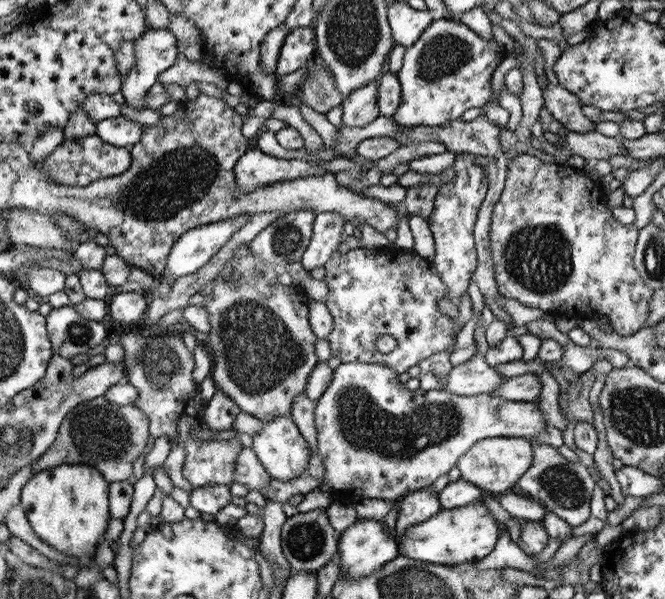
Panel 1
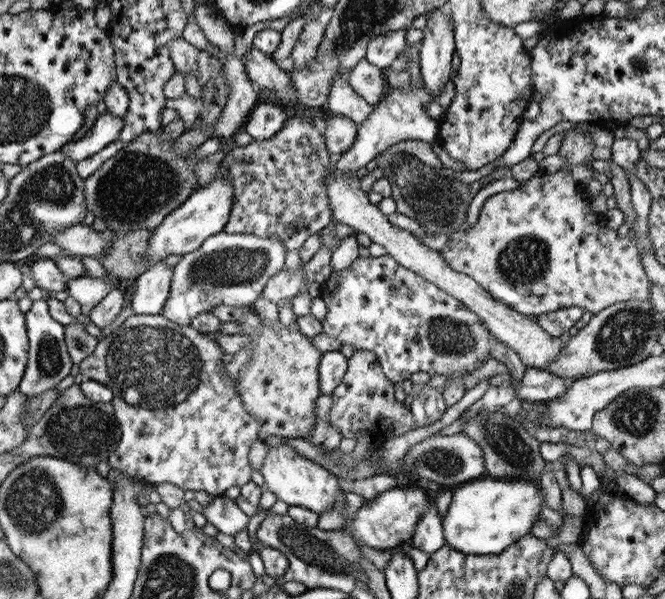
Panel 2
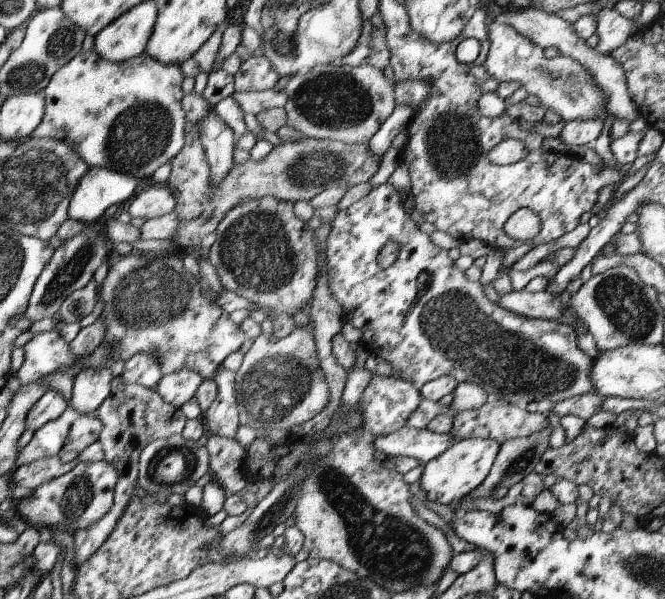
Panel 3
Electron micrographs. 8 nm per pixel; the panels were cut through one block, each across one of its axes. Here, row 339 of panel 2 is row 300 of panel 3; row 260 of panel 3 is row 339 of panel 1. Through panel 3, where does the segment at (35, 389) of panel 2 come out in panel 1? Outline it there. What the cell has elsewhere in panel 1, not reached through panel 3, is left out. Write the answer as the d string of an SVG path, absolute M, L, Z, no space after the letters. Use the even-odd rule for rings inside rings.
M73 306L53 308L45 316L45 328L53 356L59 354L67 360L77 354L87 354L89 348L105 340L105 326L81 318L73 312Z

